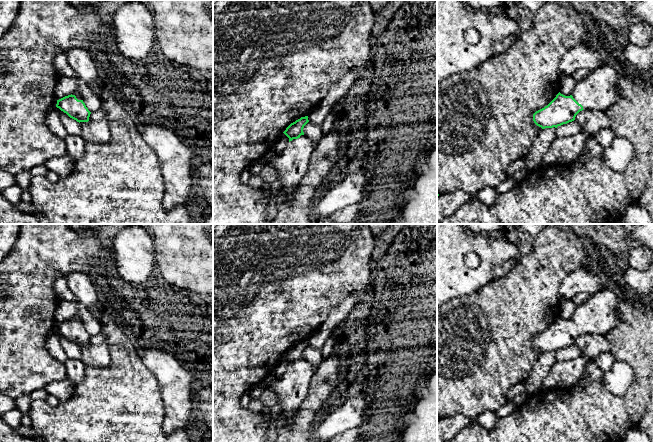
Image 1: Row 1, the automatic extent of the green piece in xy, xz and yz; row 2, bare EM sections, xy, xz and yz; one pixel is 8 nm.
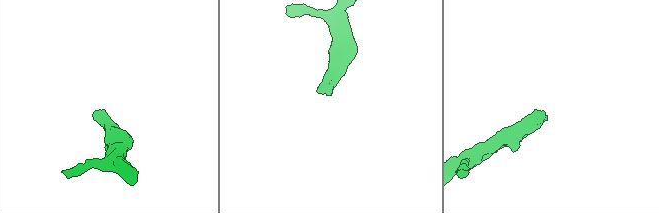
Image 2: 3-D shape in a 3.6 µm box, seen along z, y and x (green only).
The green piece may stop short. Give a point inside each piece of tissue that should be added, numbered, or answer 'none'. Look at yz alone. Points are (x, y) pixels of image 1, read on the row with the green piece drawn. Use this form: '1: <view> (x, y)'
1: yz (599, 91)

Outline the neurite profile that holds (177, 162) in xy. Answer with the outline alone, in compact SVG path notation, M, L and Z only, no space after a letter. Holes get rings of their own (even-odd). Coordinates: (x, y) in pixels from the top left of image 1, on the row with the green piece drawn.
M157 124L146 125L141 136L156 153L164 182L163 206L172 209L195 199L197 157L173 131Z

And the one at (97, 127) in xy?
M102 108L90 114L88 122L80 122L81 136L86 140L93 138L97 143L106 143L110 140L111 133L106 113Z

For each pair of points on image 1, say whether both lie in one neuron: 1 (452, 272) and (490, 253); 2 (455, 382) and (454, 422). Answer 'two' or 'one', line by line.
1: one
2: two

